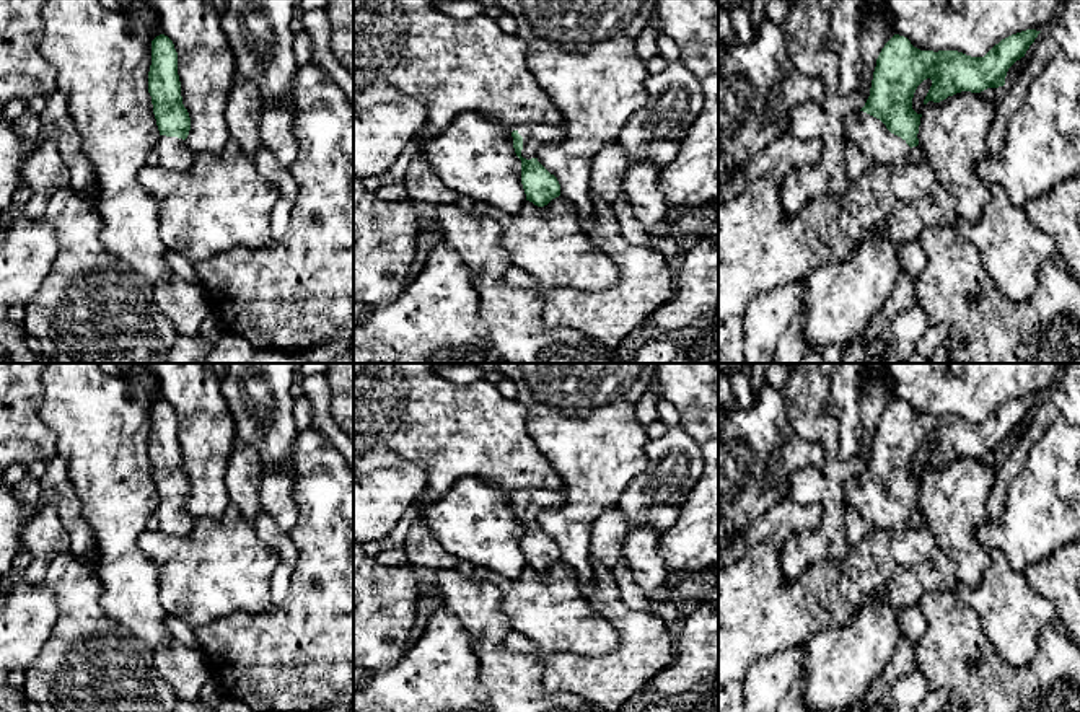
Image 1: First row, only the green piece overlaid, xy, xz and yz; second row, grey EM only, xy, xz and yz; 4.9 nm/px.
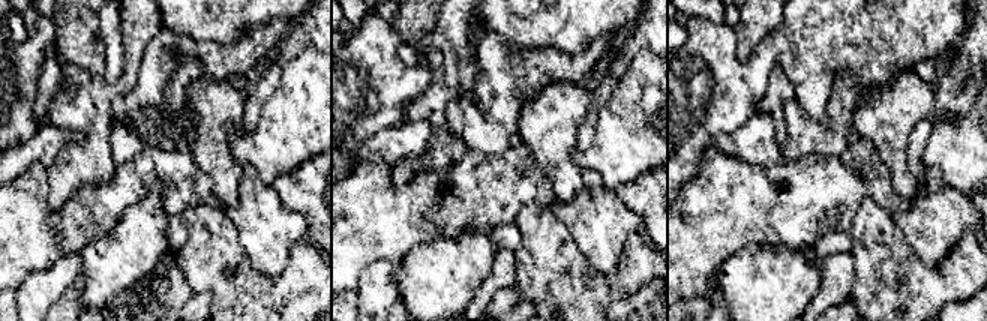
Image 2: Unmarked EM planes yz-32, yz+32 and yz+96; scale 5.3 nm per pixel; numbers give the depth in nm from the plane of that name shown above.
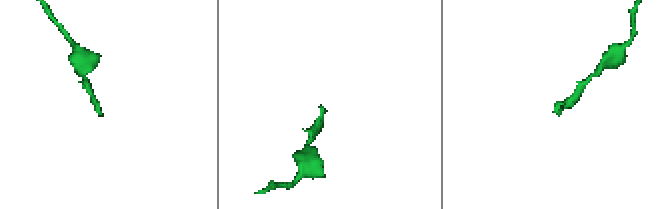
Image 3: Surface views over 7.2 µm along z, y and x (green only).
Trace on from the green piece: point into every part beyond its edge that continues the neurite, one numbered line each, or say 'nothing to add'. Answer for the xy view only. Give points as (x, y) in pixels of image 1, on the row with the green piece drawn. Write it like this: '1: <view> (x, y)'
1: xy (175, 153)

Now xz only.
1: xz (533, 136)

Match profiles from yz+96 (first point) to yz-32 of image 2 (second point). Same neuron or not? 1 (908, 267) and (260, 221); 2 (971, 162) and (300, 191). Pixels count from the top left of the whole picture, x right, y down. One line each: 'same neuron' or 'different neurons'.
1: different neurons
2: different neurons

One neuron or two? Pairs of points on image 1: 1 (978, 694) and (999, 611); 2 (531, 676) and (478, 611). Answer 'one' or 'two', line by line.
1: two
2: one

